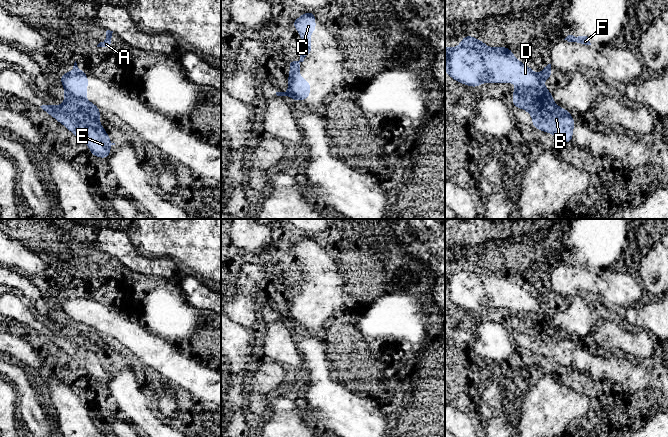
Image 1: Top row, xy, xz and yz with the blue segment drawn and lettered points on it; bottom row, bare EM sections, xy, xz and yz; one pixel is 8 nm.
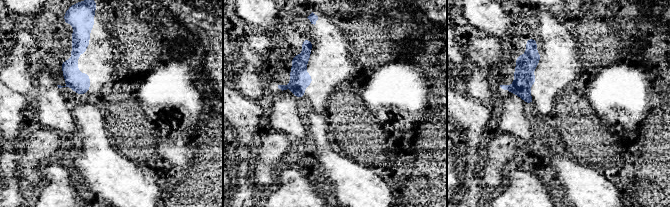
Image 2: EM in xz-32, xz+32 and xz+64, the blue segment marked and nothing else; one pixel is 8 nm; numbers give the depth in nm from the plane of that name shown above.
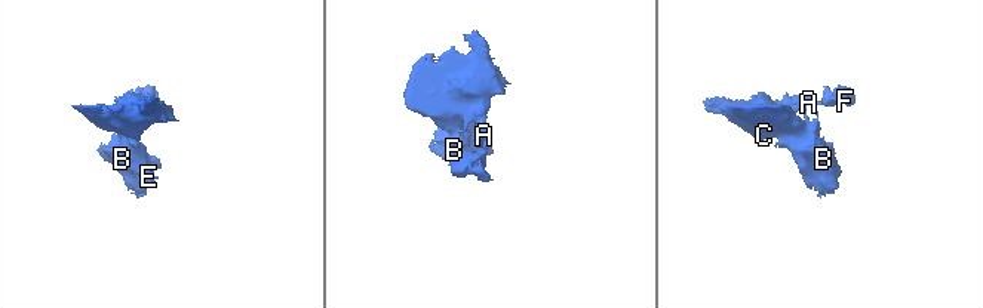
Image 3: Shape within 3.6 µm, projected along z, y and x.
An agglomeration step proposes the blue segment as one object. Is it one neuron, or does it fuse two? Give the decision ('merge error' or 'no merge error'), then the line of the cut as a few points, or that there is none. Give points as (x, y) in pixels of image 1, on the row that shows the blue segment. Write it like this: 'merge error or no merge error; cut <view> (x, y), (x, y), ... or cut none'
merge error; cut xz (299, 68), (291, 75), (290, 82), (290, 91), (298, 99)

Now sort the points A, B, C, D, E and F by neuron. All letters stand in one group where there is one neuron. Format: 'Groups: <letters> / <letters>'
Groups: A C D F / B E

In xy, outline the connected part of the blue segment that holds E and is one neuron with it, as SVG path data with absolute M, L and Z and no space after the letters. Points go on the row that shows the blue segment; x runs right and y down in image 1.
M64 88L63 105L42 105L40 106L46 113L64 125L79 140L86 143L93 156L106 159L110 153L110 146L115 143L110 142L110 136L106 134L106 129L100 124L100 108L94 103L81 99L73 95L68 89Z

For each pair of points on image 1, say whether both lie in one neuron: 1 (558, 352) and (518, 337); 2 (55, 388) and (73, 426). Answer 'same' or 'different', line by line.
1: same
2: same

